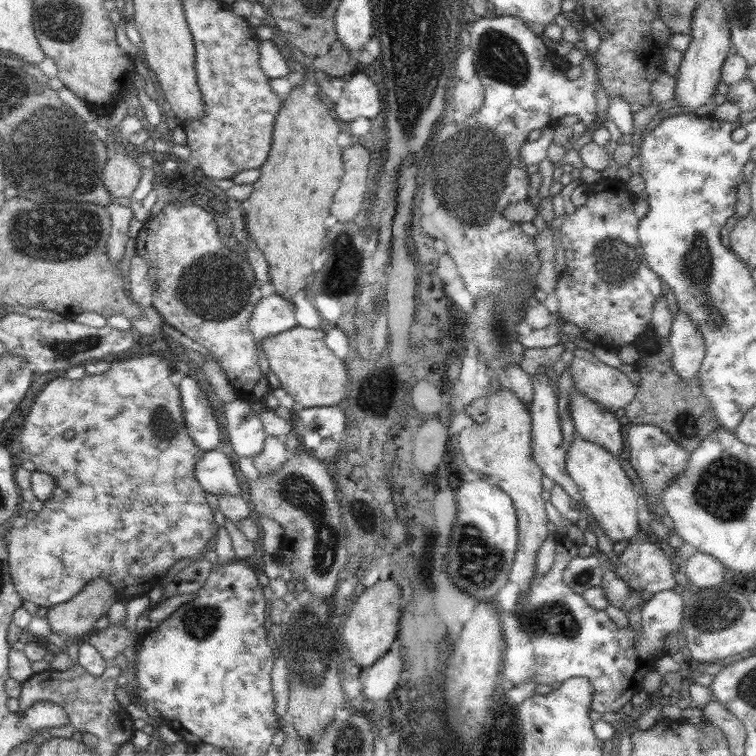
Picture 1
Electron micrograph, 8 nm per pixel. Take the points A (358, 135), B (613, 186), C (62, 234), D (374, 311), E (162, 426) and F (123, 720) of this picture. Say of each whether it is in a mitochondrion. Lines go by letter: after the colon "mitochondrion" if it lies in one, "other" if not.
A: other
B: other
C: mitochondrion
D: mitochondrion
E: mitochondrion
F: other

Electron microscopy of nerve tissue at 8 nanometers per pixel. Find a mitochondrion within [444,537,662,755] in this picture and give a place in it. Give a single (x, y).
(553, 618)

